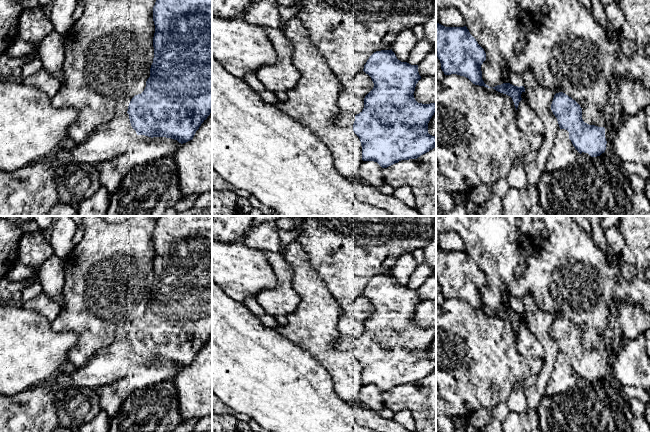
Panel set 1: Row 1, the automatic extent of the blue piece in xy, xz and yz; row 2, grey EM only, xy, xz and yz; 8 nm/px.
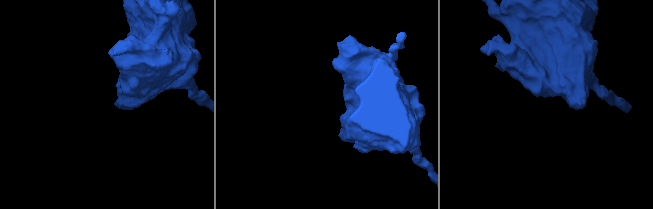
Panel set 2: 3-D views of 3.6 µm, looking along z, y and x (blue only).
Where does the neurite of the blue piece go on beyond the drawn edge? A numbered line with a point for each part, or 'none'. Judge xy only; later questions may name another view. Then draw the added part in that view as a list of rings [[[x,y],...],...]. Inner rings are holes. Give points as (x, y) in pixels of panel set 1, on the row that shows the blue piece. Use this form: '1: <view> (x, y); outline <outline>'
1: xy (115, 137); outline [[[123,115],[101,125],[85,142],[77,144],[74,149],[59,150],[48,161],[56,167],[81,163],[95,166],[127,151],[136,136],[129,117]]]

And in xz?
1: xz (346, 119); outline [[[341,111],[340,115],[335,119],[335,123],[338,127],[351,127],[353,126],[355,121],[355,115],[346,112],[346,111]]]

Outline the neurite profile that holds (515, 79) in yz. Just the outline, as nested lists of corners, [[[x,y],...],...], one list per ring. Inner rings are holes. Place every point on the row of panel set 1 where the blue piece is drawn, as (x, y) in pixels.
[[[509,72],[509,79],[510,79],[510,84],[514,85],[514,86],[523,86],[523,80],[522,77],[515,73],[515,72]]]

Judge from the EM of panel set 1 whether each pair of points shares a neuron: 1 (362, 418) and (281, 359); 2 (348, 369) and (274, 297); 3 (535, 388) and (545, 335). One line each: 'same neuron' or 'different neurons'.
1: different neurons
2: different neurons
3: same neuron

